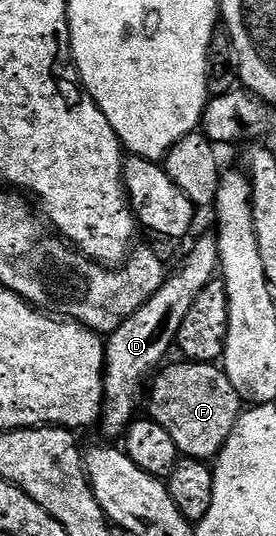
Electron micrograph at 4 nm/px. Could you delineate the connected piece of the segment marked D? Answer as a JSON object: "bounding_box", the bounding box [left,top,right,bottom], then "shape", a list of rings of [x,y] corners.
{"bounding_box":[99,235,221,438],"shape":[[[212,235],[195,241],[185,265],[174,276],[173,273],[166,275],[163,286],[155,290],[153,297],[143,302],[143,306],[139,306],[139,310],[135,310],[135,314],[123,322],[123,326],[108,333],[105,340],[105,398],[99,421],[103,435],[121,438],[129,431],[130,424],[138,415],[137,395],[140,392],[142,395],[147,377],[166,359],[164,356],[174,351],[183,317],[187,310],[191,310],[191,302],[195,302],[199,290],[203,290],[203,286],[218,275],[220,262],[221,255]]]}

